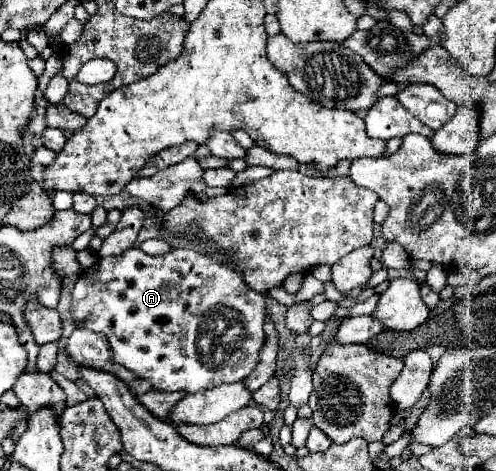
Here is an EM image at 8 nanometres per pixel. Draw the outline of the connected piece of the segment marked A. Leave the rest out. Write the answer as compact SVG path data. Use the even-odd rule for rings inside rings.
M132 247L120 257L100 259L80 275L72 291L70 311L78 327L104 333L114 351L114 361L148 379L154 389L196 393L222 383L242 381L256 367L258 351L264 343L264 307L264 293L250 289L234 267L214 257L200 255L196 249L172 249L166 255L152 257Z

